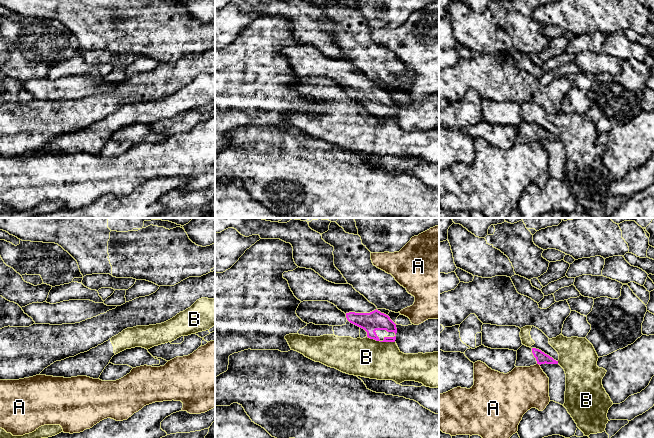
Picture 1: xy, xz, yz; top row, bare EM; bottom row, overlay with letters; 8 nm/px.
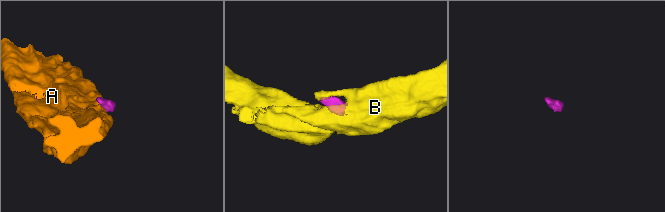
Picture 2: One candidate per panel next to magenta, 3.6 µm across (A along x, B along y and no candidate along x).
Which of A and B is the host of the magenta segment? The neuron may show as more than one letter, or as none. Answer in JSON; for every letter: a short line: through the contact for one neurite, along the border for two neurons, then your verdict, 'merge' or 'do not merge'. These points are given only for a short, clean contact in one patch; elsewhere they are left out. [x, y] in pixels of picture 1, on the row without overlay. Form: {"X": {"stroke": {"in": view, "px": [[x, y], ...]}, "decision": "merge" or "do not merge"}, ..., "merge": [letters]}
{"A": {"stroke": {"in": "yz", "px": [[537, 139], [539, 141]]}, "decision": "do not merge"}, "B": {"stroke": {"in": "xz", "px": [[367, 112], [380, 117], [394, 118]]}, "decision": "do not merge"}, "merge": []}

